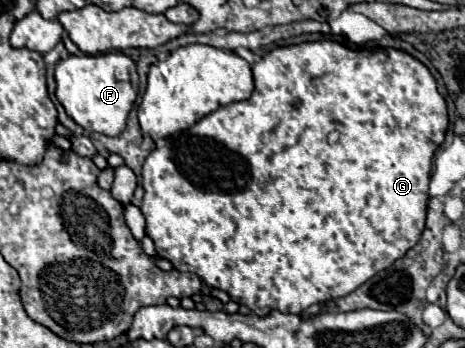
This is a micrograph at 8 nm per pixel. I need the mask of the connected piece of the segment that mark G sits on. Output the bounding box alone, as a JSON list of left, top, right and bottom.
[141,40,449,316]

